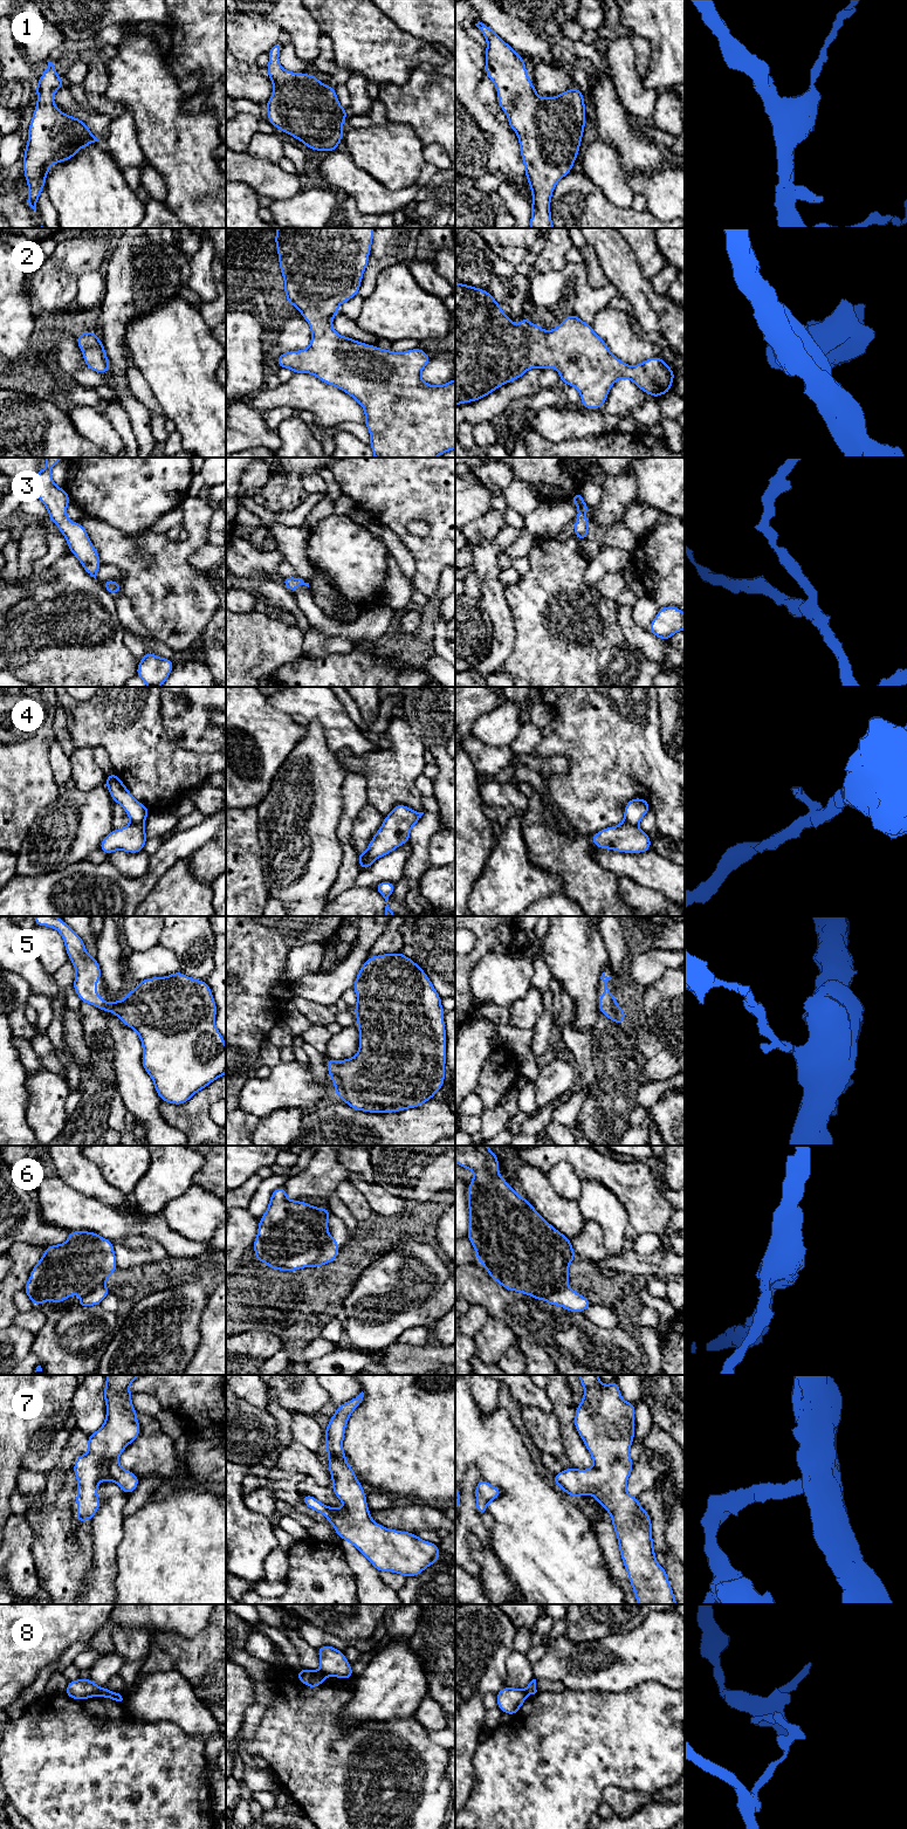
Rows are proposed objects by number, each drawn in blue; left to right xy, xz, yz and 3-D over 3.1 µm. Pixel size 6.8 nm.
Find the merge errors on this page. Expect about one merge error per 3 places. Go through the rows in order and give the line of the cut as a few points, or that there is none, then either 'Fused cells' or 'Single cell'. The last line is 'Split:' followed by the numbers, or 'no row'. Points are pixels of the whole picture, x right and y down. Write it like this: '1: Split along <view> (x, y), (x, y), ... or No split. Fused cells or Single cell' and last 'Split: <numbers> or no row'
1: No split. Single cell
2: No split. Single cell
3: No split. Single cell
4: Split along yz (624, 819), (637, 825). Fused cells
5: No split. Single cell
6: Split along xz (330, 1238), (322, 1245), (320, 1255), (308, 1265). Fused cells
7: No split. Single cell
8: Split along xy (102, 1689), (97, 1695). Fused cells
Split: 4, 6, 8

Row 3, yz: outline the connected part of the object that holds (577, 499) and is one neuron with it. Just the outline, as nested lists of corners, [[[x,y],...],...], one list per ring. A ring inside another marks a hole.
[[[580,491],[576,493],[570,500],[578,508],[579,513],[575,522],[575,536],[580,541],[585,541],[588,539],[588,530],[590,527],[585,514],[590,507],[583,501],[583,495]]]

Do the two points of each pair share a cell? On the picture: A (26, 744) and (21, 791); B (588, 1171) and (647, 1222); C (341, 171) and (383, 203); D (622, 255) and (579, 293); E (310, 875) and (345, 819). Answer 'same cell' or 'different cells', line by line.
A: same cell
B: same cell
C: same cell
D: different cells
E: different cells

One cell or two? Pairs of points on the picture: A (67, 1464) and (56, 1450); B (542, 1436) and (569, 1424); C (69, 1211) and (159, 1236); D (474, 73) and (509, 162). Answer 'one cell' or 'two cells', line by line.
A: two cells
B: two cells
C: one cell
D: one cell

